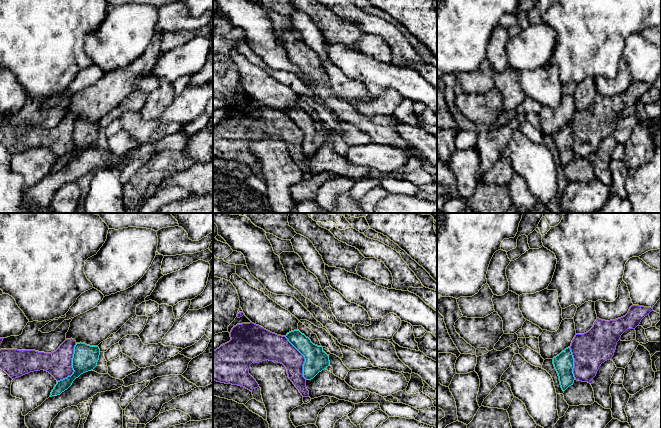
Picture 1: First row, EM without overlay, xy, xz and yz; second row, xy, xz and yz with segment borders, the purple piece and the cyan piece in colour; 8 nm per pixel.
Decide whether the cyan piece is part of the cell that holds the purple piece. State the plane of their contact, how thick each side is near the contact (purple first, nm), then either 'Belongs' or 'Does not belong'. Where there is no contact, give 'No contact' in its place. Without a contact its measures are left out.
Touches purple in xy. Thickness 200 nm (purple) against 200 nm. Does not belong

